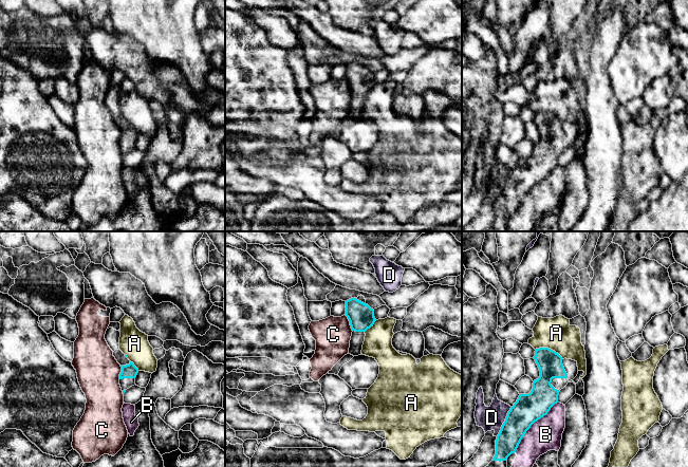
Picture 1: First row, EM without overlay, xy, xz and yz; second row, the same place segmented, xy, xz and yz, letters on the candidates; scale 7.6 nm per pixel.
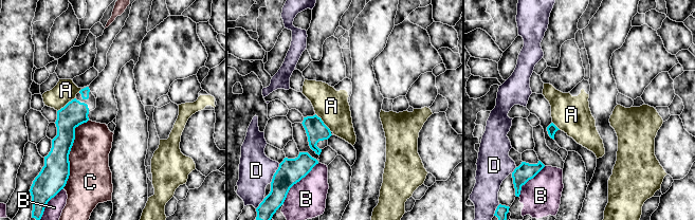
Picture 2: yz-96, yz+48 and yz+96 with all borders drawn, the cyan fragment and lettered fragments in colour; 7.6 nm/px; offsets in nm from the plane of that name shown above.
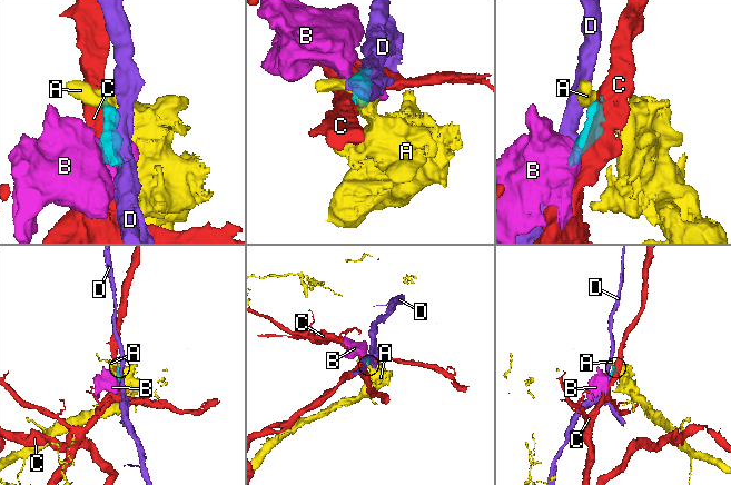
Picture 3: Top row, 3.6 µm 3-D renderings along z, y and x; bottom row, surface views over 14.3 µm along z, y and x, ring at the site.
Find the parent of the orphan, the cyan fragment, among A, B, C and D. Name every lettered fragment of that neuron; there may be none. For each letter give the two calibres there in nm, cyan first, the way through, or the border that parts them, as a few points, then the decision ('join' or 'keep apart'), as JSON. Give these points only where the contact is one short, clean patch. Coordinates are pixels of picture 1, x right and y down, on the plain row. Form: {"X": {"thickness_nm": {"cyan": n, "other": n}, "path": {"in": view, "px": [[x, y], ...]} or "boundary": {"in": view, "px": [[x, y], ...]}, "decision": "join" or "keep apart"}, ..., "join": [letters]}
{"A": {"thickness_nm": {"cyan": 190, "other": 240}, "boundary": {"in": "yz", "px": [[535, 112], [550, 111], [562, 122]]}, "decision": "keep apart"}, "B": {"thickness_nm": {"cyan": 220, "other": 240}, "decision": "keep apart"}, "C": {"thickness_nm": {"cyan": 190, "other": 280}, "decision": "keep apart"}, "D": {"thickness_nm": {"cyan": 220, "other": 180}, "boundary": {"in": "yz", "px": [[512, 170], [500, 194], [496, 199]]}, "decision": "keep apart"}, "join": []}

